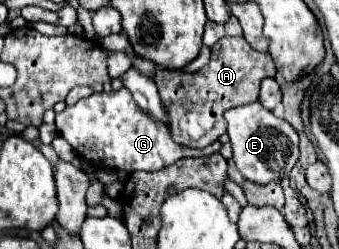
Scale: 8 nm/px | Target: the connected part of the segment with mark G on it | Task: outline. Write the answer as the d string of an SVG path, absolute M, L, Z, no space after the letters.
M120 88L116 92L94 92L92 96L78 100L74 106L66 106L64 112L56 114L56 128L58 128L58 134L74 148L74 152L82 160L90 162L94 168L114 170L114 172L126 170L128 174L134 172L134 170L146 170L146 172L162 170L162 168L166 168L168 164L174 164L180 158L208 156L208 154L218 152L220 146L222 146L220 142L214 142L214 144L206 146L204 150L194 150L194 148L186 148L186 146L176 144L170 136L168 126L158 124L158 120L150 120L150 116L146 116L146 112L142 112L142 108L138 108L138 104L134 104L134 98L132 98L130 90L126 90L126 88Z

